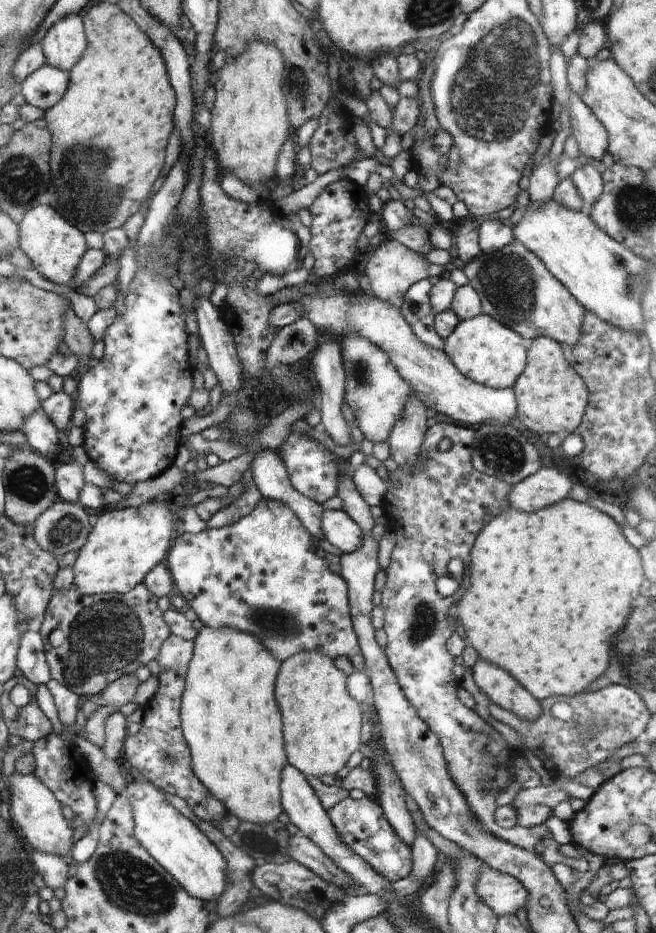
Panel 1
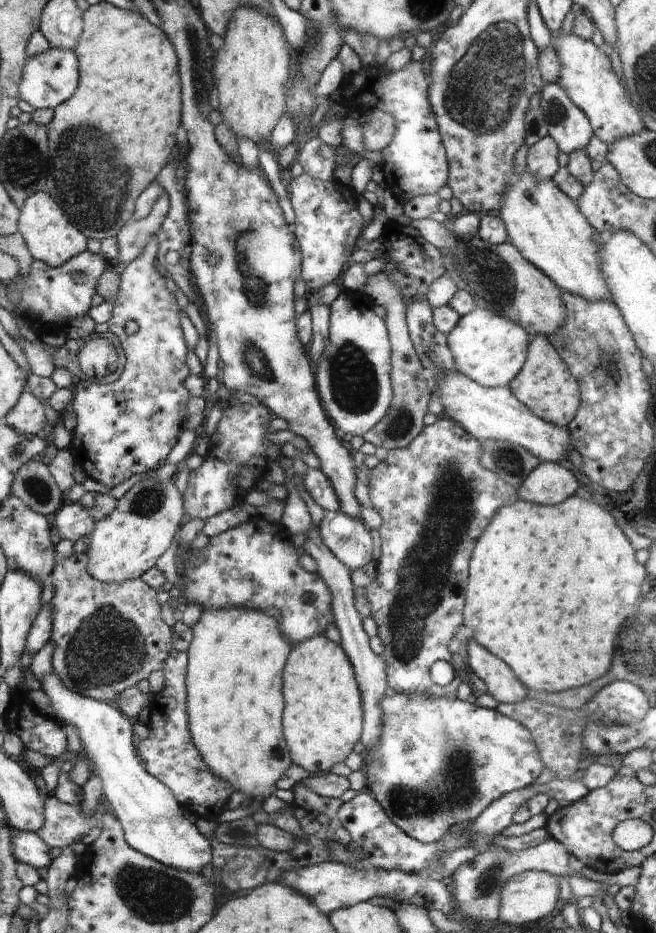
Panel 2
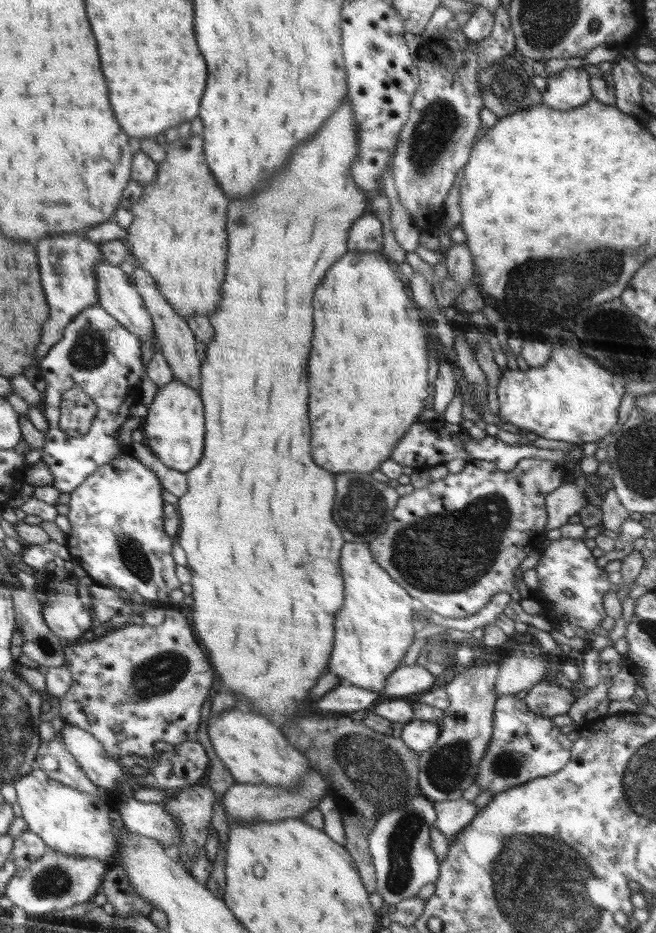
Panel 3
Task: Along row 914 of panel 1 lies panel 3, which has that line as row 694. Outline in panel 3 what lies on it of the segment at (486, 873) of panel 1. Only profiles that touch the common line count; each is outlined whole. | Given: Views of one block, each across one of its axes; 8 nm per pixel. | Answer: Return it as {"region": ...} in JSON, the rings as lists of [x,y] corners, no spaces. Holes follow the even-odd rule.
{"region":[[[539,643],[518,644],[499,662],[499,674],[494,686],[495,699],[500,696],[514,696],[530,690],[534,684],[546,681],[550,661],[554,660]]]}

